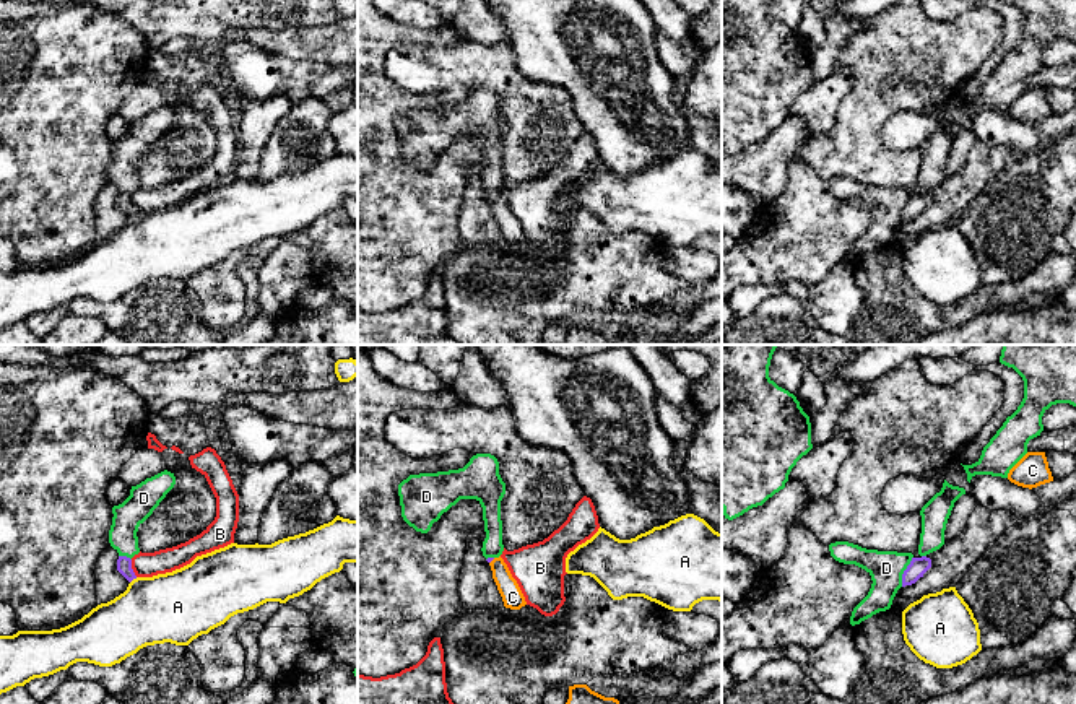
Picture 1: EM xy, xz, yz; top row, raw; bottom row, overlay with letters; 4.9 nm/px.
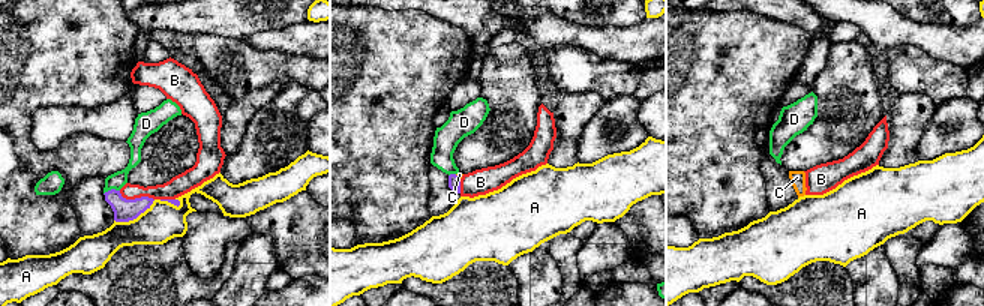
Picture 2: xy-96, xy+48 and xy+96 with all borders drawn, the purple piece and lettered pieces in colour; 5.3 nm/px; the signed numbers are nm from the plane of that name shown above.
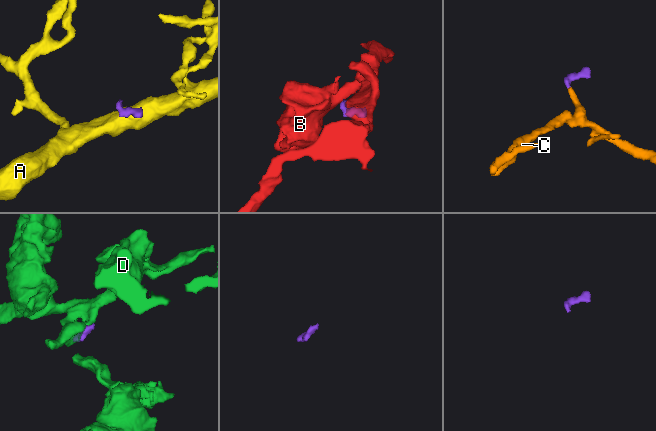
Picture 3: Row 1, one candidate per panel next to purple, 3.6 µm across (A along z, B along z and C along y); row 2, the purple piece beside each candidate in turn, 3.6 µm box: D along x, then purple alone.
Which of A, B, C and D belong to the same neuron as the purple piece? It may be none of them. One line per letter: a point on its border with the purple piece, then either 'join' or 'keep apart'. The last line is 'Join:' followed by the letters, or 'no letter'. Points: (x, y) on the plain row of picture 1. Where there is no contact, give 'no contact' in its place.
A: xy (134, 213) | keep apart
B: xy (130, 204) | keep apart
C: xz (491, 195) | join
D: yz (904, 207) | keep apart
Join: C

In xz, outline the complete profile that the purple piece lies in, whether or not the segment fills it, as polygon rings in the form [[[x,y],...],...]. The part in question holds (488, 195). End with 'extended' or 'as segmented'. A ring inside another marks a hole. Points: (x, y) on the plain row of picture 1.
[[[499,192],[499,193],[488,193],[486,197],[491,202],[492,215],[502,232],[504,242],[510,246],[520,246],[522,242],[525,242],[527,241],[525,232],[517,216],[512,213],[504,195]]] | extended

